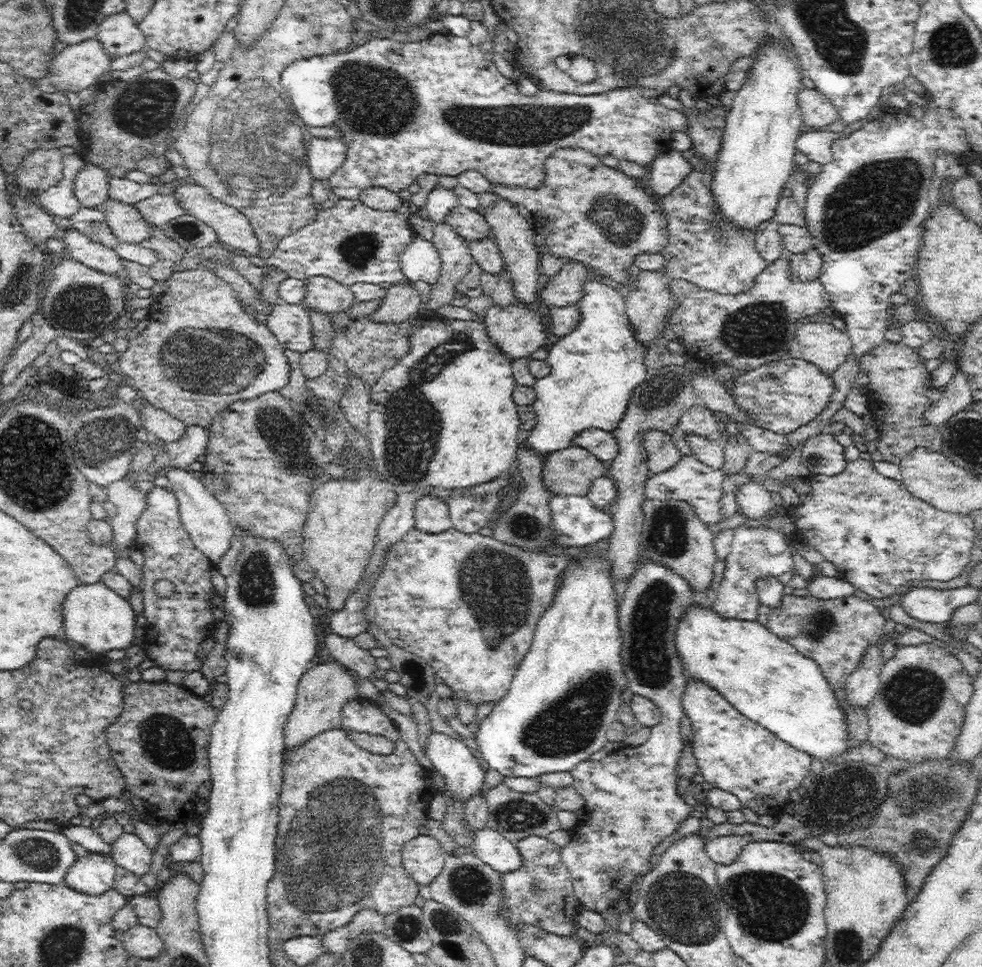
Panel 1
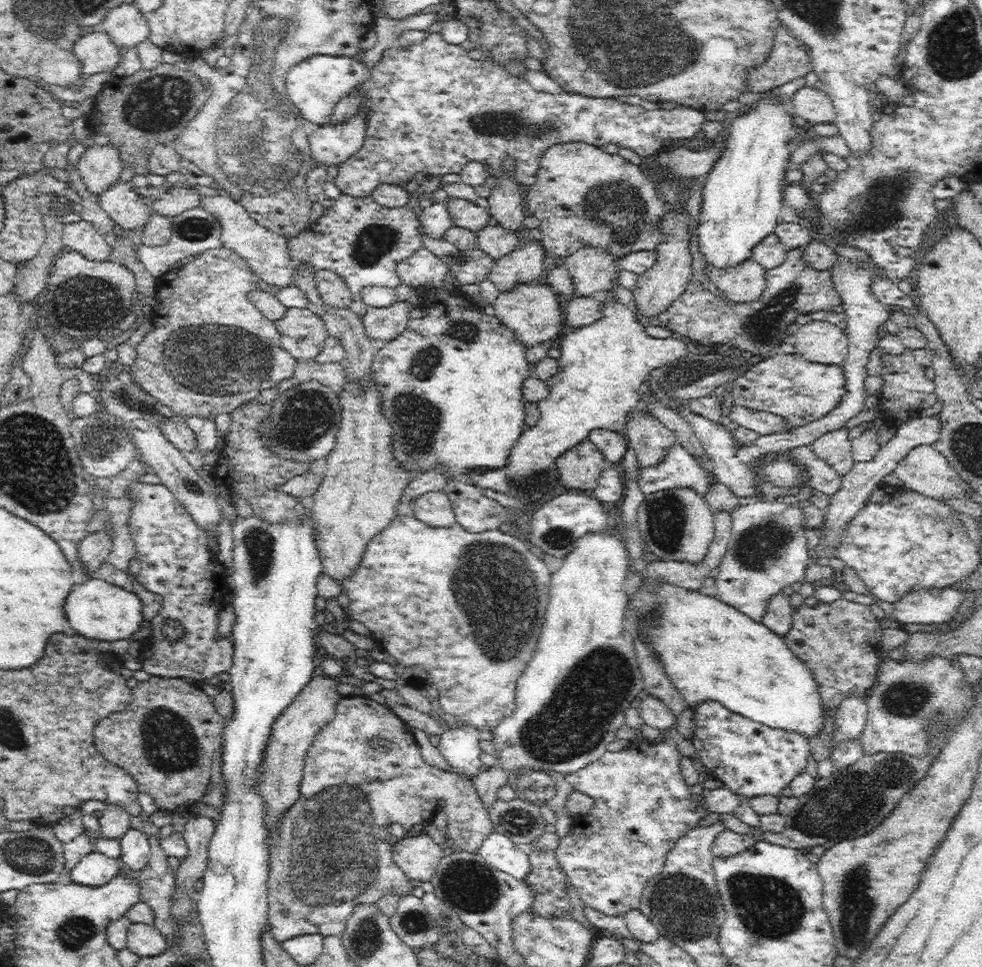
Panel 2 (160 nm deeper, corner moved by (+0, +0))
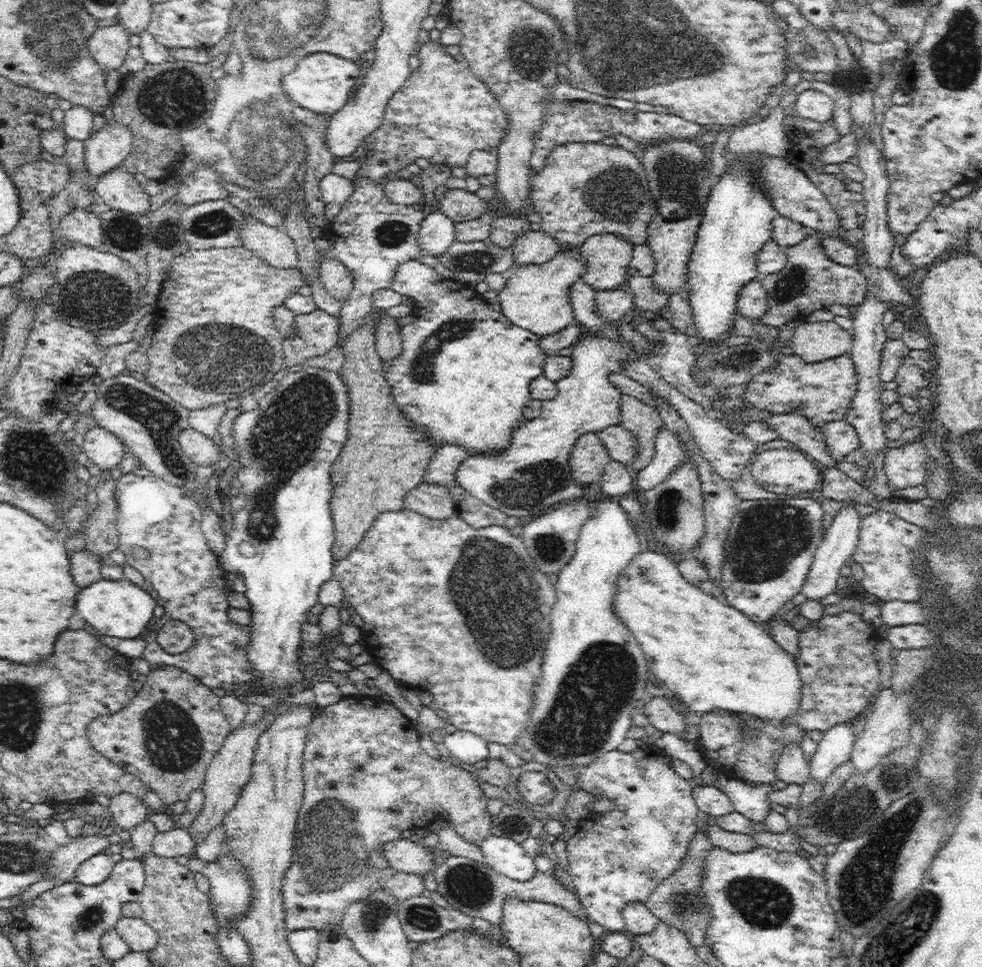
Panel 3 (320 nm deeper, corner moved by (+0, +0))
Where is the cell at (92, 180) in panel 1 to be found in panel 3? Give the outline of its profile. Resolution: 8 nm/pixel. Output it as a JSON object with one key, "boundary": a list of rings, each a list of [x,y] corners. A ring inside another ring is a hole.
{"boundary":[[[113,119],[84,141],[84,166],[93,180],[124,162],[133,148],[132,138],[128,127]]]}

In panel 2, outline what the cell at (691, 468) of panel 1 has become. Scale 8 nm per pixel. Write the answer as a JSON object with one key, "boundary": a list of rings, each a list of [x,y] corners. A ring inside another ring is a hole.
{"boundary":[[[676,442],[660,464],[640,468],[638,483],[645,496],[672,488],[690,488],[704,498],[714,480],[713,470],[708,471],[682,443]]]}

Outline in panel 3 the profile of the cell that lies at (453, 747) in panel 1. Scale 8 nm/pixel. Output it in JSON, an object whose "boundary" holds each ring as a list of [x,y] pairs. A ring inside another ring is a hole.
{"boundary":[[[458,729],[454,734],[444,736],[442,749],[448,750],[462,764],[473,765],[489,758],[488,743],[476,734]]]}

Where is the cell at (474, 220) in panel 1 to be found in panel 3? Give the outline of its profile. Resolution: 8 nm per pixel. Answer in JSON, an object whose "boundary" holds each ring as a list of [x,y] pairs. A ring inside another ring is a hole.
{"boundary":[[[448,189],[440,200],[442,211],[455,223],[477,219],[485,210],[486,203],[468,189]]]}

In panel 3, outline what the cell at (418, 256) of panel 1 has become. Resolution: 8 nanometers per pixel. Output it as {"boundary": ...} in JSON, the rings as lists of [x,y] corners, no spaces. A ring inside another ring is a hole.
{"boundary":[[[406,260],[398,265],[392,286],[396,292],[401,295],[411,296],[415,300],[415,312],[414,320],[410,324],[400,327],[401,337],[403,340],[402,352],[398,354],[398,358],[394,358],[390,364],[386,364],[385,379],[390,383],[391,393],[394,397],[396,406],[400,408],[400,411],[404,413],[406,417],[406,423],[416,429],[416,431],[432,432],[432,443],[434,443],[437,450],[442,448],[442,444],[458,445],[459,448],[464,448],[471,456],[482,456],[482,453],[494,453],[502,452],[506,448],[510,447],[510,439],[512,438],[514,429],[517,429],[524,421],[522,420],[523,410],[530,396],[530,382],[535,378],[543,375],[542,366],[544,366],[544,360],[546,360],[546,353],[540,351],[540,345],[538,345],[539,336],[533,332],[526,330],[525,328],[512,324],[510,320],[504,316],[504,313],[497,312],[490,308],[490,304],[485,301],[482,293],[478,293],[476,289],[472,290],[467,287],[466,284],[456,282],[454,280],[445,279],[437,275],[436,271],[432,269],[428,264],[423,264],[420,260]]]}

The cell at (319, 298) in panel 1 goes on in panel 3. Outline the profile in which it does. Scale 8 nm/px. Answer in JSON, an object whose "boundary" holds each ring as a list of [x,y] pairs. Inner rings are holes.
{"boundary":[[[326,258],[317,271],[324,289],[330,296],[341,300],[342,303],[350,296],[354,288],[353,278],[350,269],[344,263]]]}

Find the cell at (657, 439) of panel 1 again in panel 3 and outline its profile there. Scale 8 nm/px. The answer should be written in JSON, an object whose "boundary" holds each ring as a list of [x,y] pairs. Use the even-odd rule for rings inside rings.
{"boundary":[[[621,394],[620,424],[636,439],[634,469],[642,471],[653,460],[658,429],[664,427],[659,410],[636,396]]]}

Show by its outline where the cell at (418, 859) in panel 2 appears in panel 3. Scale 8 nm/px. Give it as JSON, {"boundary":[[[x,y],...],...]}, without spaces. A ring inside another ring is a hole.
{"boundary":[[[408,838],[398,839],[382,844],[381,850],[389,866],[405,873],[426,876],[437,863],[432,852],[421,841],[416,843]]]}

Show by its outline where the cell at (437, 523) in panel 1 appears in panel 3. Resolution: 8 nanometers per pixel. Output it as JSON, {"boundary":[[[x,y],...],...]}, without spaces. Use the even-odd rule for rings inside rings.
{"boundary":[[[422,482],[406,494],[403,508],[432,520],[446,520],[456,516],[455,504],[448,486]]]}

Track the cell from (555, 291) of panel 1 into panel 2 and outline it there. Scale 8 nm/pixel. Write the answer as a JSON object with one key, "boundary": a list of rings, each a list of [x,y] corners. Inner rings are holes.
{"boundary":[[[585,247],[568,256],[564,263],[572,275],[572,291],[578,297],[591,297],[598,290],[611,290],[619,271],[614,256],[602,248]]]}

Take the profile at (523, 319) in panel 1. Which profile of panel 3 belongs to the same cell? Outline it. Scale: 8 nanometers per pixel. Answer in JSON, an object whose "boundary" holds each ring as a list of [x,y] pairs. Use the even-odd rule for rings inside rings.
{"boundary":[[[563,249],[544,264],[515,266],[507,275],[506,286],[499,292],[501,312],[512,324],[525,328],[539,337],[561,331],[574,323],[575,314],[570,304],[570,286],[581,280],[586,263],[578,249]]]}

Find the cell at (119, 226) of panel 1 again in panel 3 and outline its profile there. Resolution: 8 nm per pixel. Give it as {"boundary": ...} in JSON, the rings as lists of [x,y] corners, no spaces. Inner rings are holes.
{"boundary":[[[120,167],[105,172],[93,181],[94,192],[99,201],[104,201],[111,209],[126,213],[148,214],[150,202],[143,186],[134,175]]]}

